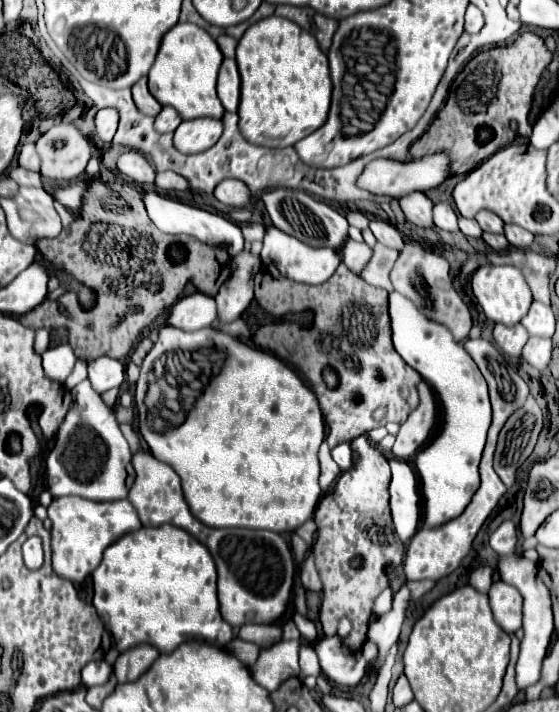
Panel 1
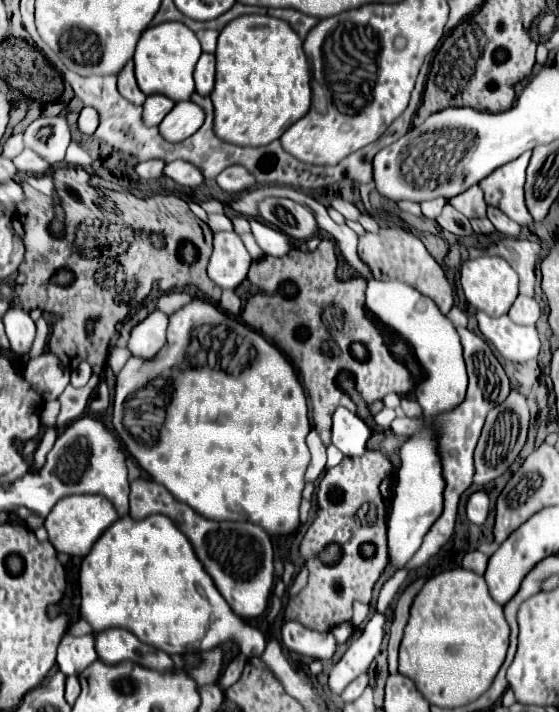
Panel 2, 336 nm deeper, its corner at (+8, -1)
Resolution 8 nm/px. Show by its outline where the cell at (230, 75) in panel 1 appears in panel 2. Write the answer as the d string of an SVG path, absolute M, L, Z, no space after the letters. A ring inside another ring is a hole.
M203 52L195 66L193 76L195 76L195 92L199 92L201 96L209 96L215 84L215 56Z

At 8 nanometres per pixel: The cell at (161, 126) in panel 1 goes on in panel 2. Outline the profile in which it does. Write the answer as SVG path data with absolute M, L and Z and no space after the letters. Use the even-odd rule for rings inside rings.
M159 94L147 96L147 100L143 104L143 122L147 126L157 126L173 110L173 106L175 106L175 102L167 96L159 96Z

